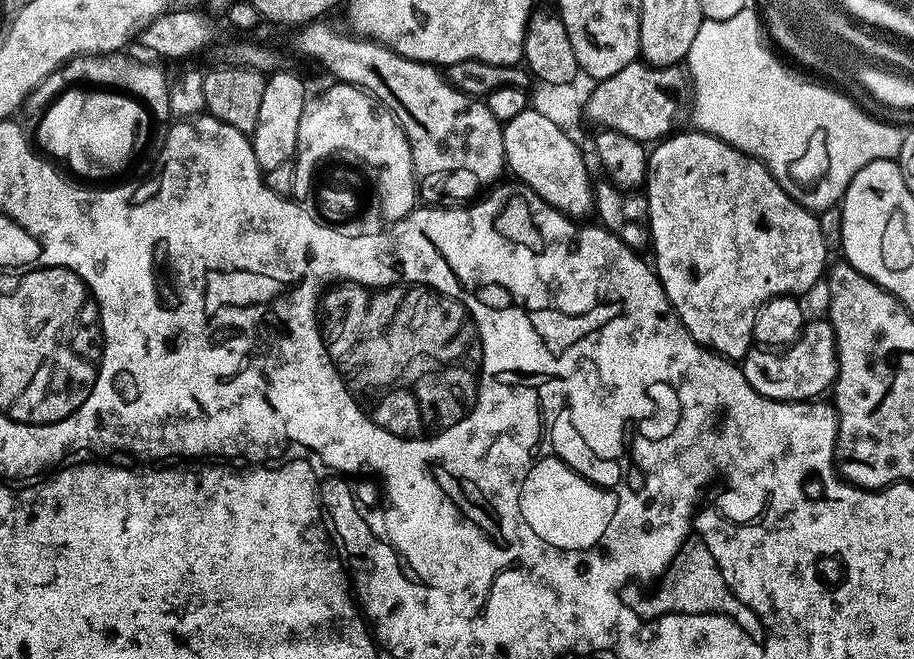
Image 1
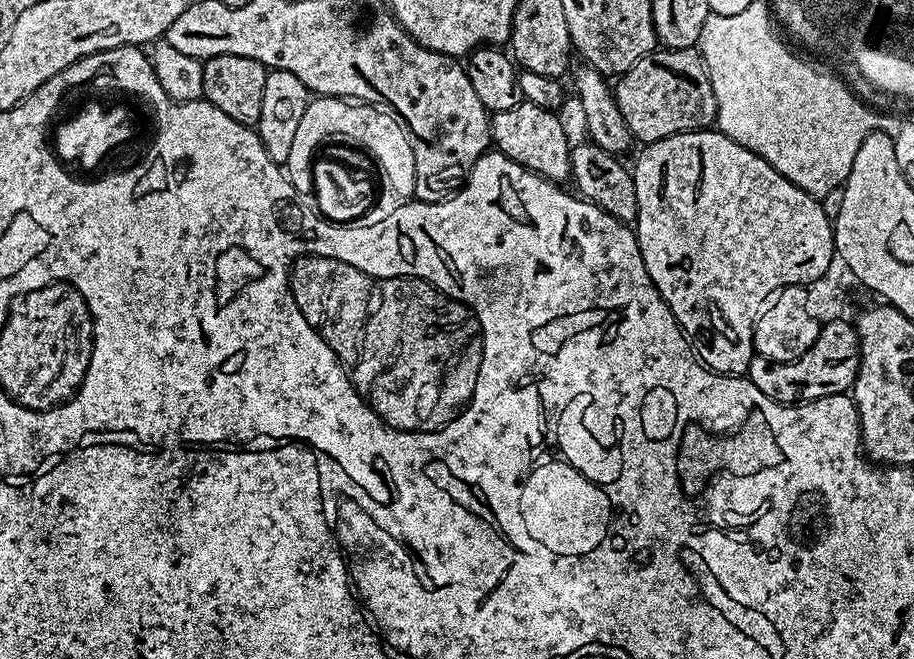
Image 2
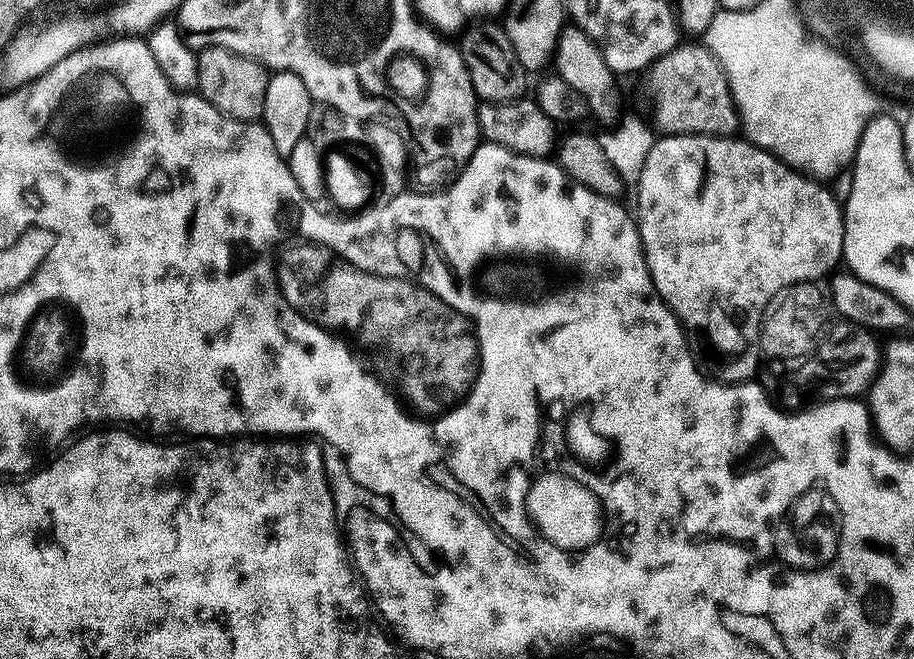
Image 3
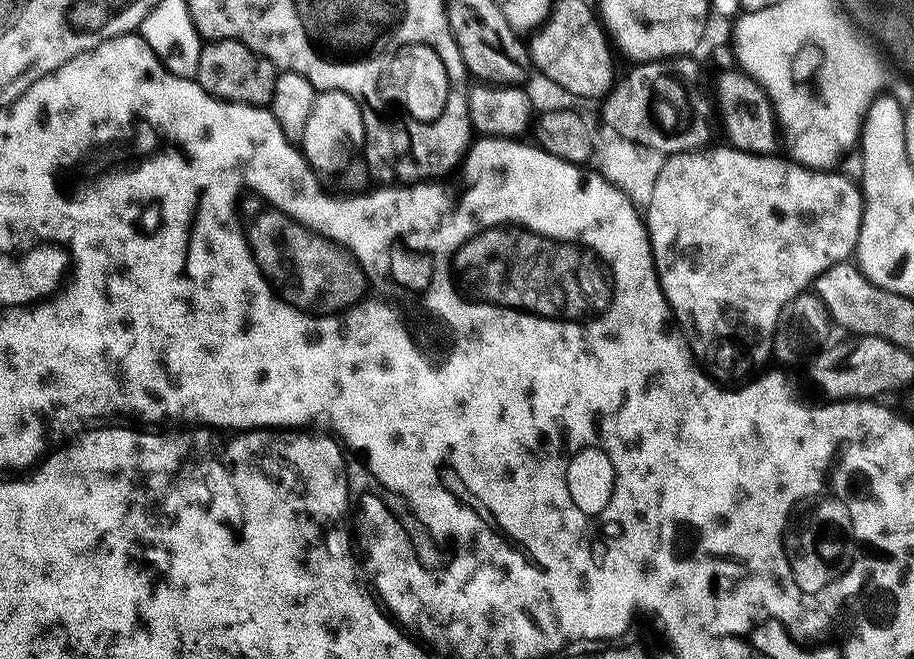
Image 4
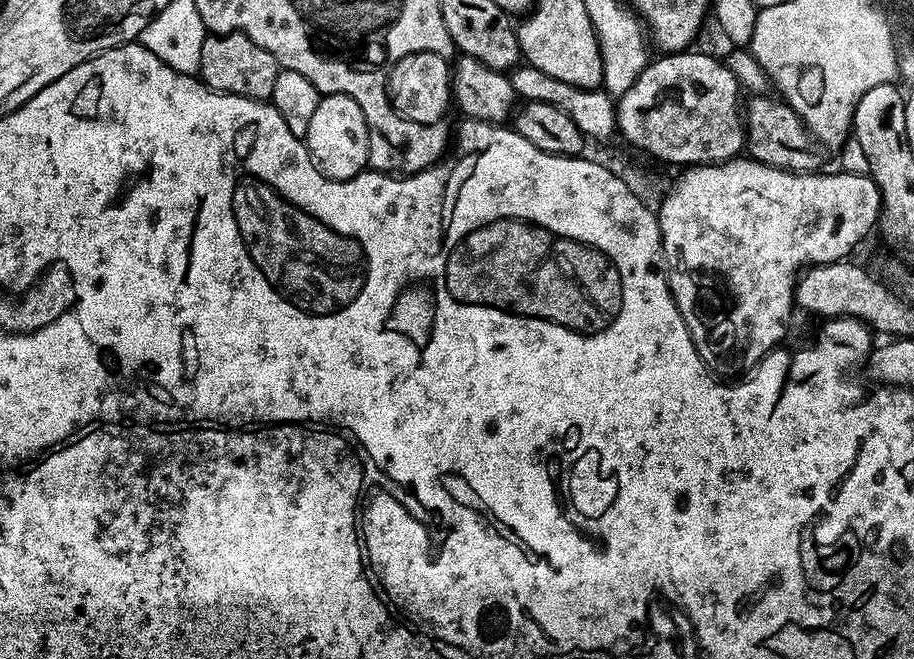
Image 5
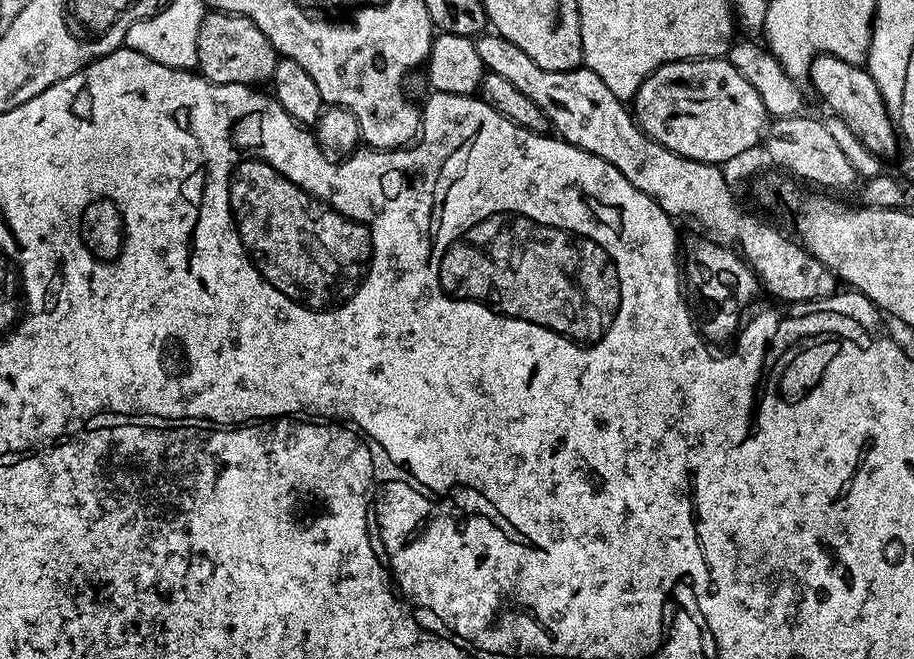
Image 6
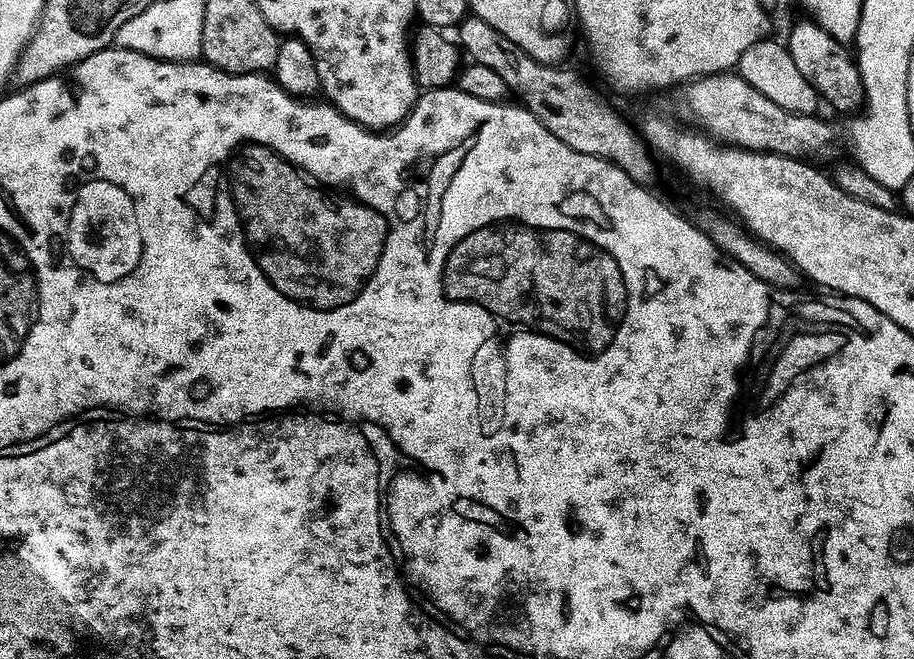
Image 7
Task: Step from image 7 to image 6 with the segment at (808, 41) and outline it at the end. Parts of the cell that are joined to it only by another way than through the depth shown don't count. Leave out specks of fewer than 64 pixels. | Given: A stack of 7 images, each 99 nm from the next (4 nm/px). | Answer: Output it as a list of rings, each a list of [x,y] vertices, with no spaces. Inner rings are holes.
[[[821,54],[812,59],[812,69],[808,76],[816,86],[817,94],[836,111],[833,112],[835,119],[846,122],[846,126],[854,130],[856,137],[868,147],[869,152],[879,157],[895,154],[898,128],[878,86],[874,86],[874,78],[868,73],[867,67],[850,64],[837,56]]]

